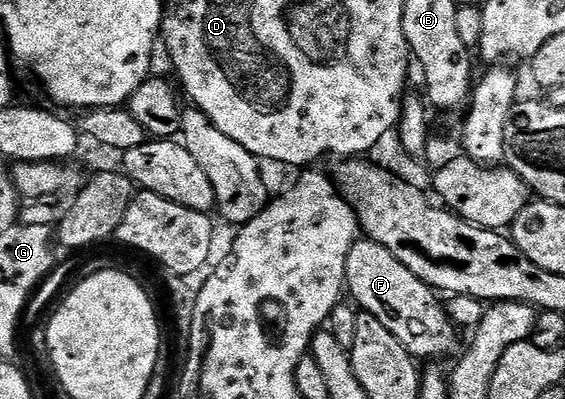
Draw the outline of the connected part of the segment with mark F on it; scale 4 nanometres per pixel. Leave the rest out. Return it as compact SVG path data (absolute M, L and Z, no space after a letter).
M367 238L357 239L346 258L344 283L347 295L352 295L363 311L374 314L374 318L378 318L378 322L382 322L382 326L406 346L411 356L421 361L432 360L435 356L448 356L455 350L461 333L449 318L441 297L422 282L422 278L410 274L410 270L386 250L386 246Z

